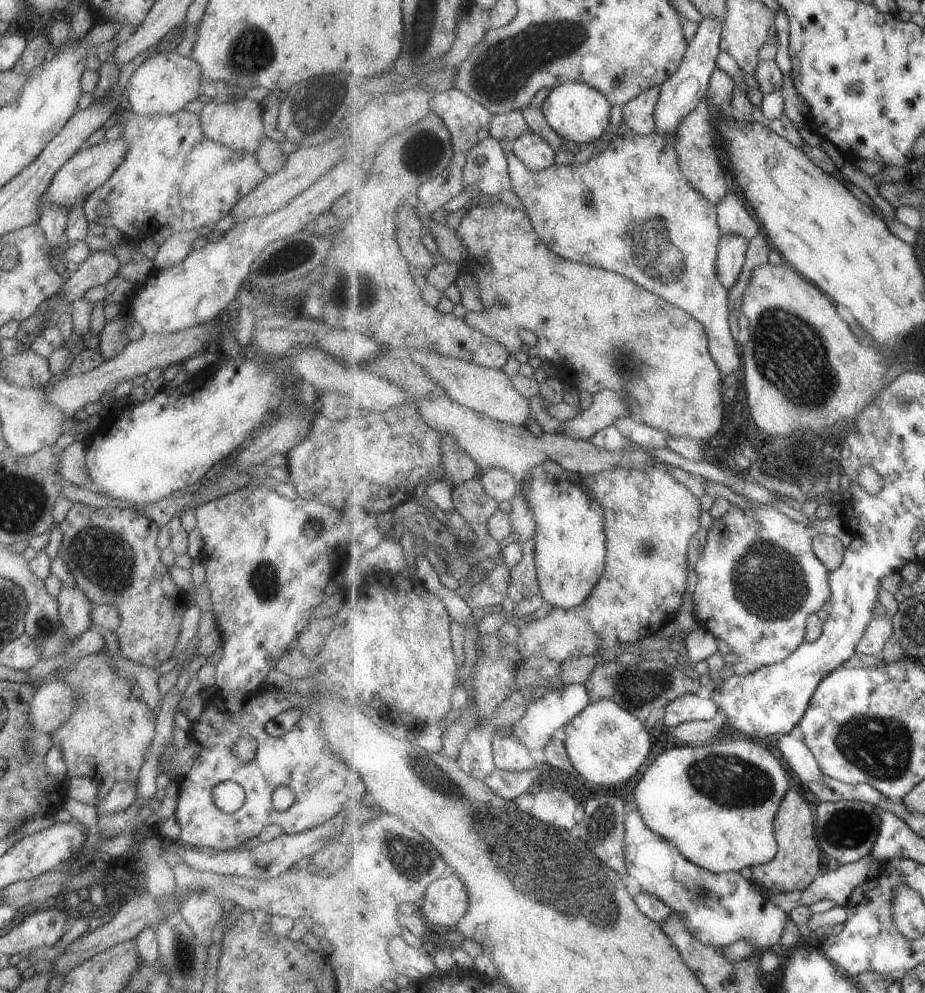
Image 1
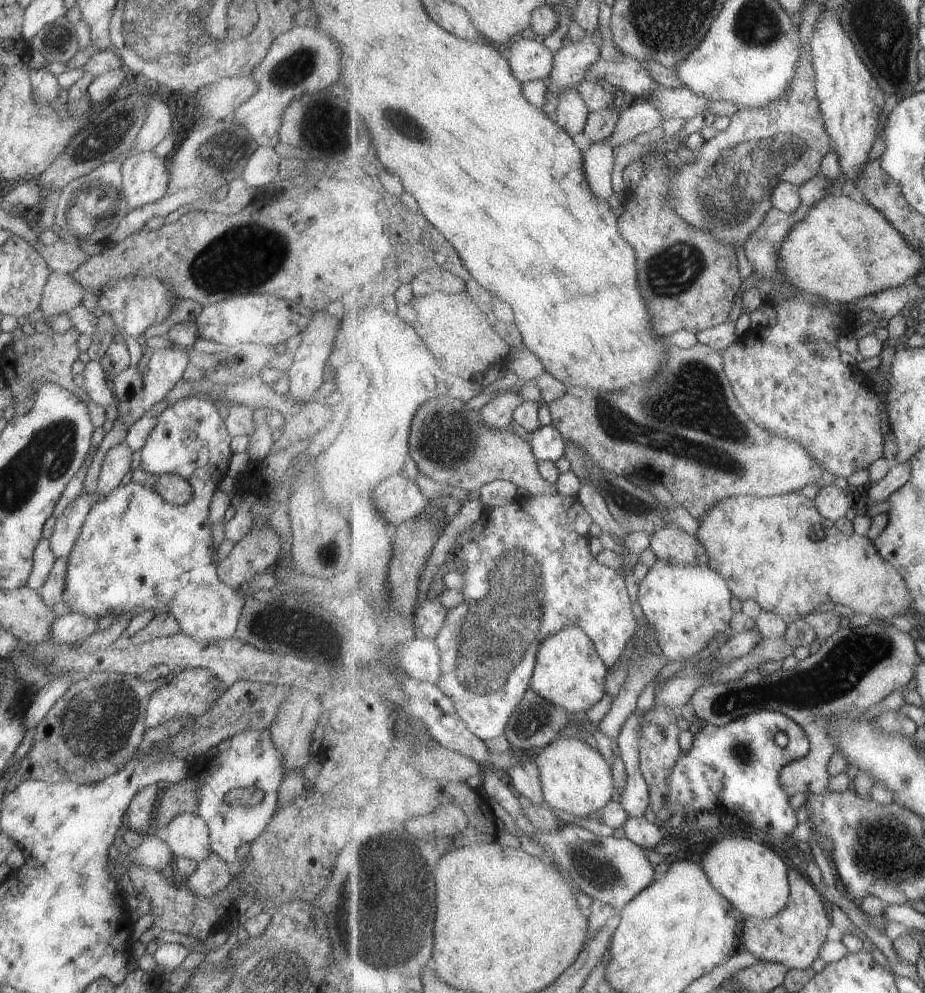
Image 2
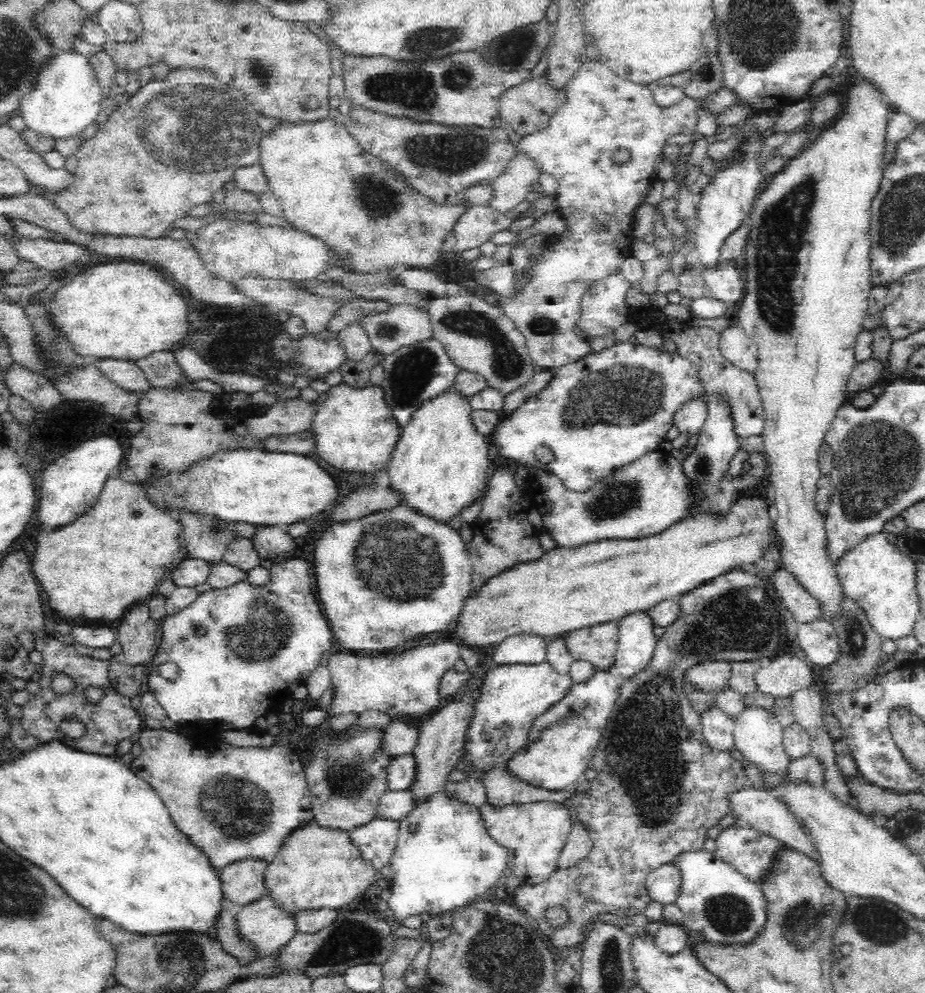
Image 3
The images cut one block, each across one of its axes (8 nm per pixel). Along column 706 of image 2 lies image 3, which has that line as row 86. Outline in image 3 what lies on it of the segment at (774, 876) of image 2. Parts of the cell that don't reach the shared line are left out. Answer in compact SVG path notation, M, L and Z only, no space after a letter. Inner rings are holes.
M856 80L848 94L846 94L845 109L842 110L842 116L835 120L835 124L822 131L812 142L807 150L801 151L798 156L787 162L785 167L773 176L771 183L766 186L766 190L759 193L760 198L756 202L756 208L753 208L747 221L749 225L748 245L745 247L746 270L742 270L745 284L744 296L742 297L742 306L738 310L738 324L748 333L750 338L757 343L758 366L753 372L758 391L760 392L763 409L766 413L766 422L762 431L764 442L764 453L767 461L767 473L770 482L775 489L775 498L772 501L773 512L775 514L774 527L777 536L780 539L780 554L783 568L797 576L798 581L812 593L814 597L820 599L821 618L830 620L839 610L839 598L842 594L837 572L834 566L828 562L826 550L826 529L824 529L824 516L818 514L815 507L814 497L816 485L821 475L819 471L818 449L819 444L825 440L827 430L832 424L840 407L847 403L846 386L853 366L857 363L854 358L854 345L858 335L864 330L864 318L868 311L868 295L873 290L870 285L870 209L873 198L877 195L880 181L883 175L885 142L887 134L885 131L886 123L892 112L890 106L884 102L881 94L865 80Z

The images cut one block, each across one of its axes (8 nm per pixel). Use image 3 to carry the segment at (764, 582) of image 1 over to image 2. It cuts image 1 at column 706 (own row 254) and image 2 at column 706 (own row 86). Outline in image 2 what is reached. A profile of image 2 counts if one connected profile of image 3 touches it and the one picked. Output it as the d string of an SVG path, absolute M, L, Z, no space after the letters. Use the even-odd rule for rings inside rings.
M657 558L654 565L648 569L645 578L639 582L637 596L644 616L656 630L659 646L671 662L684 663L685 660L699 654L701 650L705 650L715 634L730 630L731 618L735 616L731 608L734 594L728 582L708 564L701 566L674 565Z

